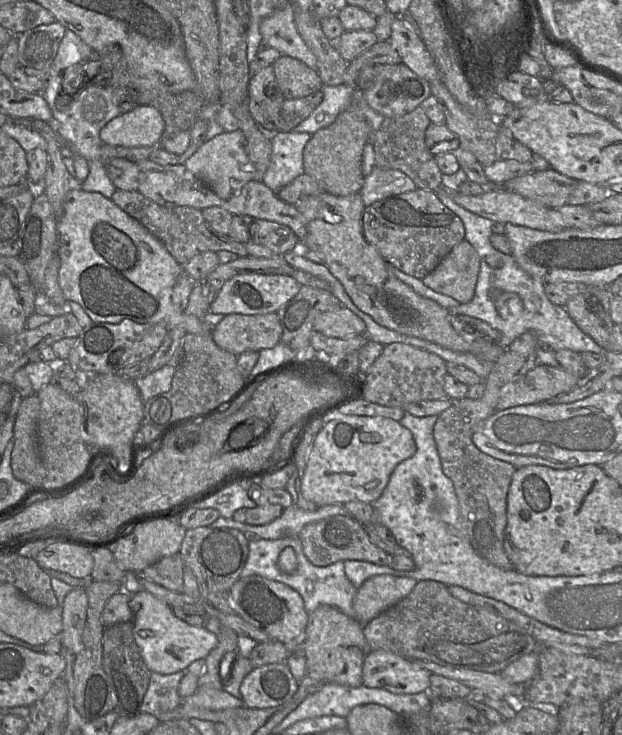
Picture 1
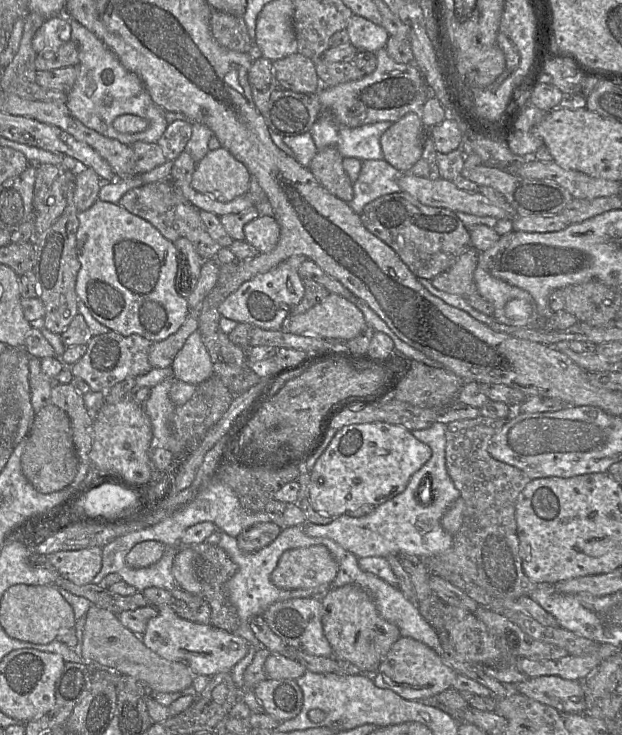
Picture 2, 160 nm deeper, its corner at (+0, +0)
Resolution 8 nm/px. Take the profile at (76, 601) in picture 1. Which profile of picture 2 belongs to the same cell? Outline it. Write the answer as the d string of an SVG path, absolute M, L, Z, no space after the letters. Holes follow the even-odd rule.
M92 605L85 615L80 656L85 665L98 663L143 681L152 693L184 691L192 687L195 677L183 663L169 661L151 651L138 635L122 625L116 614L97 605Z

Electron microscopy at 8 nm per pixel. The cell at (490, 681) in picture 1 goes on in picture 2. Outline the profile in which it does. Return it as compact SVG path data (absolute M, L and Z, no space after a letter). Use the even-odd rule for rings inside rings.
M559 676L528 678L516 684L503 684L509 693L520 693L561 713L584 713L586 695L582 680L566 680Z

